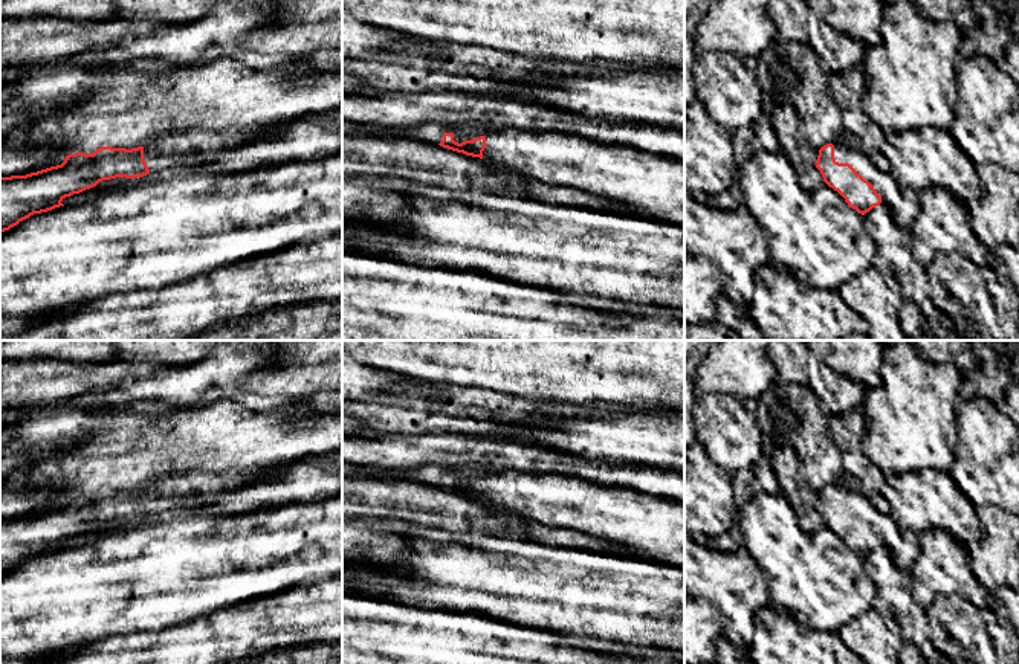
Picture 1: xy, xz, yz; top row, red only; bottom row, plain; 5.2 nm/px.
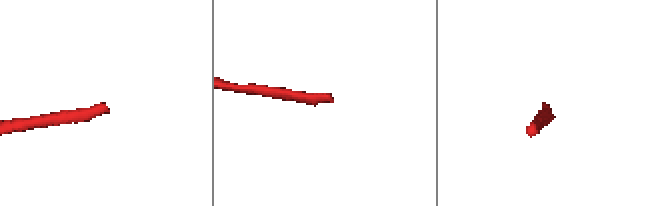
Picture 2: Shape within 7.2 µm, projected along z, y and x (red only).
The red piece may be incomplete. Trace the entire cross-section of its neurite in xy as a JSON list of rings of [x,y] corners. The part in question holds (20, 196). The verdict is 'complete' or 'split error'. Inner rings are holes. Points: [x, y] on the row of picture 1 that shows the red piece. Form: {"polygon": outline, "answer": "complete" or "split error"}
{"polygon": [[[269,125],[192,131],[125,150],[101,147],[93,154],[75,153],[64,162],[26,176],[0,177],[0,232],[34,214],[64,206],[66,197],[116,177],[186,169],[214,160],[220,153],[258,137]]], "answer": "split error"}

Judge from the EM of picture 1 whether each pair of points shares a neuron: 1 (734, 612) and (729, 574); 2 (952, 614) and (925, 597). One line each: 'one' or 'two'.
1: one
2: two

